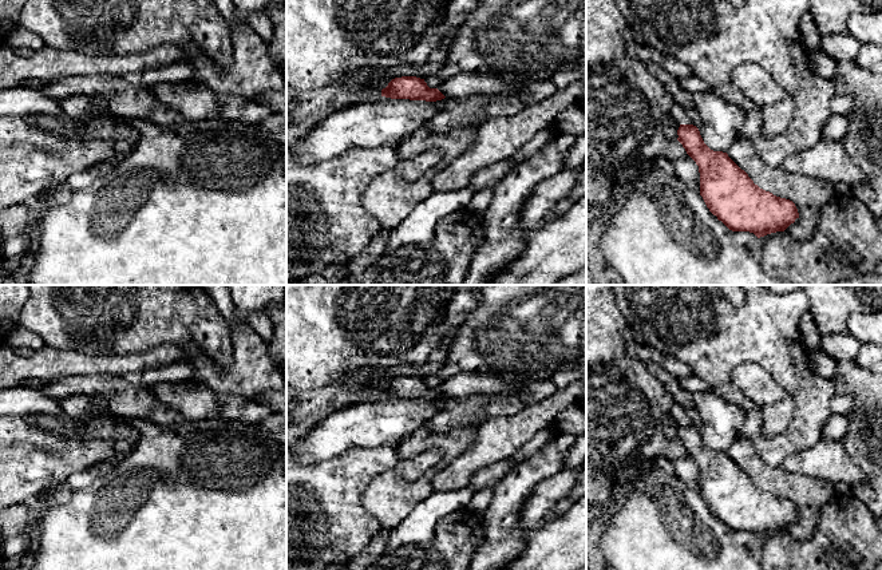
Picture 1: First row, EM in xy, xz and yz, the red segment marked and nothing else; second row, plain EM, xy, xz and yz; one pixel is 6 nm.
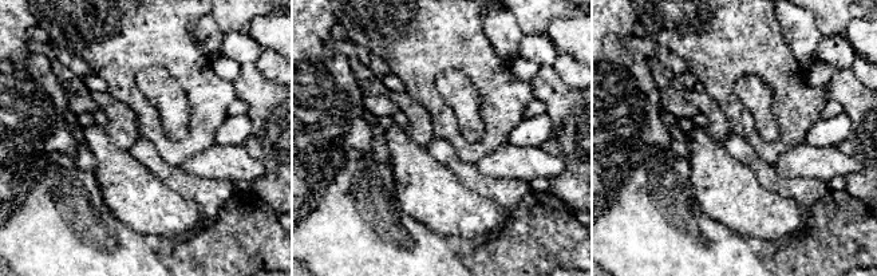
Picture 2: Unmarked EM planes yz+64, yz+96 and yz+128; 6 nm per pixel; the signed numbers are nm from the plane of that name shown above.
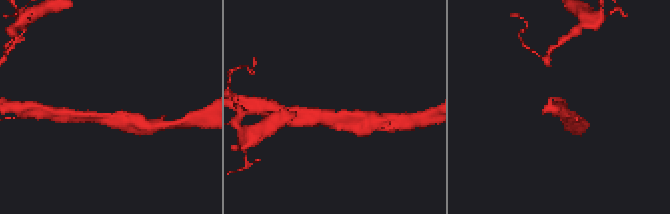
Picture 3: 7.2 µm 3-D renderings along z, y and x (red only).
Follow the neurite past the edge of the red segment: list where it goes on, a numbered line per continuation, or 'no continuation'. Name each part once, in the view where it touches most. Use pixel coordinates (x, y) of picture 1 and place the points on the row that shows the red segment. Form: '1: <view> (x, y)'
no continuation

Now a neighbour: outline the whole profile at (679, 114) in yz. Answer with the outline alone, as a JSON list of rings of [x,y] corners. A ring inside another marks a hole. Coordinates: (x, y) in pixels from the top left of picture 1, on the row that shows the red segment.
[[[676,103],[672,104],[671,115],[679,124],[691,124],[687,110]]]

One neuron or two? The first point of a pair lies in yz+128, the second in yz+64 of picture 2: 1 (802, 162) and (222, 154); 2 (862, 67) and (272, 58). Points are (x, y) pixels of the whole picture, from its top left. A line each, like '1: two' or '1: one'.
1: one
2: one

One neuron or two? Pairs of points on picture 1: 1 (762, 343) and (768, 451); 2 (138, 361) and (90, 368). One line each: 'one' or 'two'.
1: one
2: one

